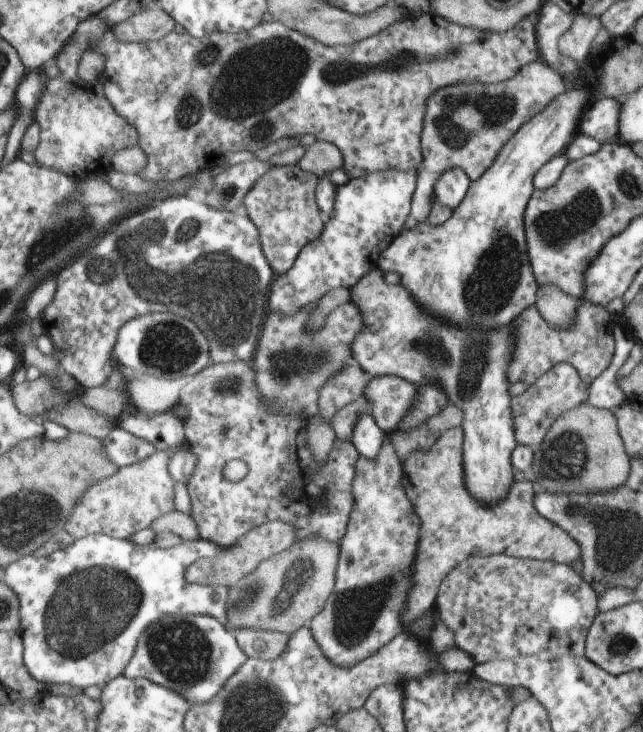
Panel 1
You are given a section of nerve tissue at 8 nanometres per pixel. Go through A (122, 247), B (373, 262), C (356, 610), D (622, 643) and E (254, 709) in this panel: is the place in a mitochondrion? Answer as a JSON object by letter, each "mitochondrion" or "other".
{"A":"mitochondrion","B":"other","C":"mitochondrion","D":"mitochondrion","E":"mitochondrion"}

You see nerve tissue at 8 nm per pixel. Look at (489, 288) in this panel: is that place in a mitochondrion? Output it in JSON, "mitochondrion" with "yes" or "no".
{"mitochondrion":"yes"}

